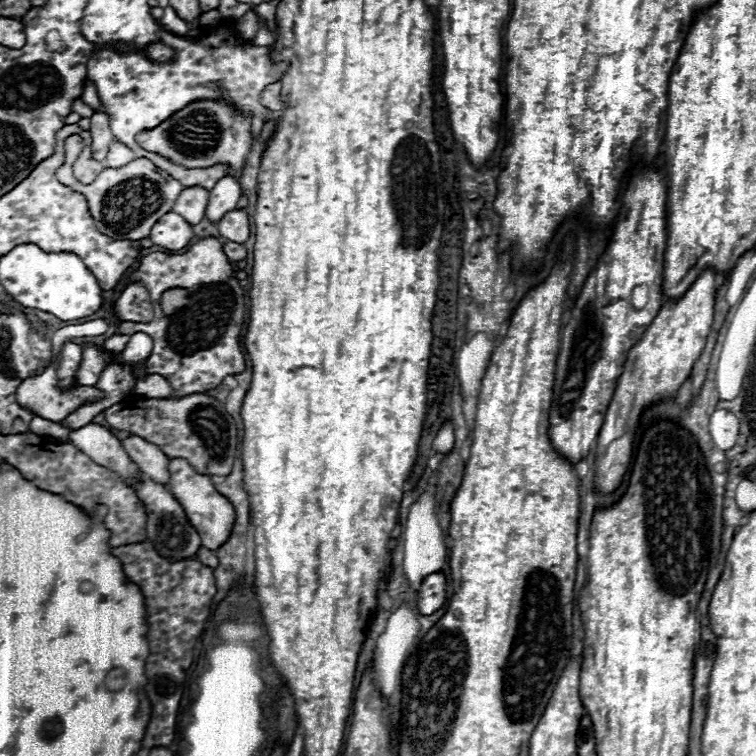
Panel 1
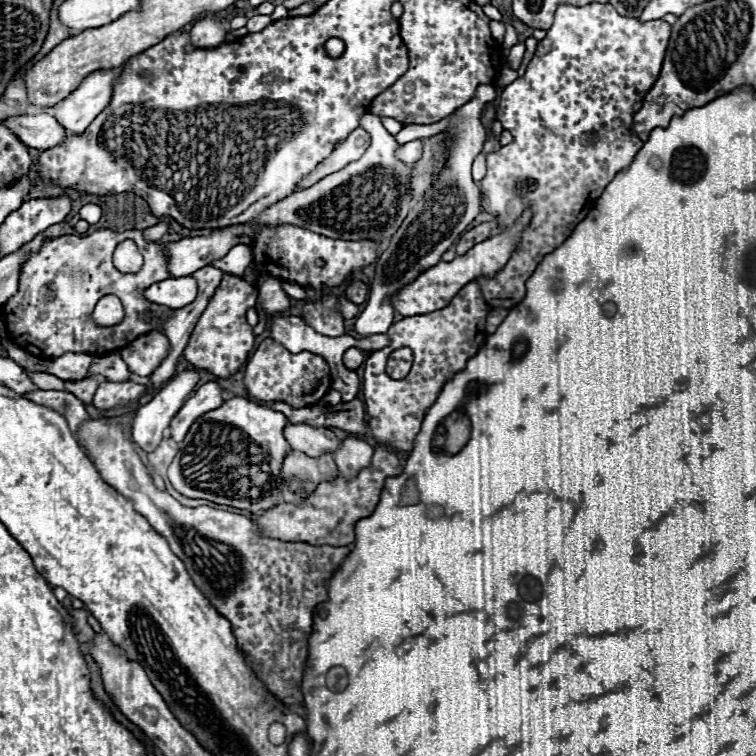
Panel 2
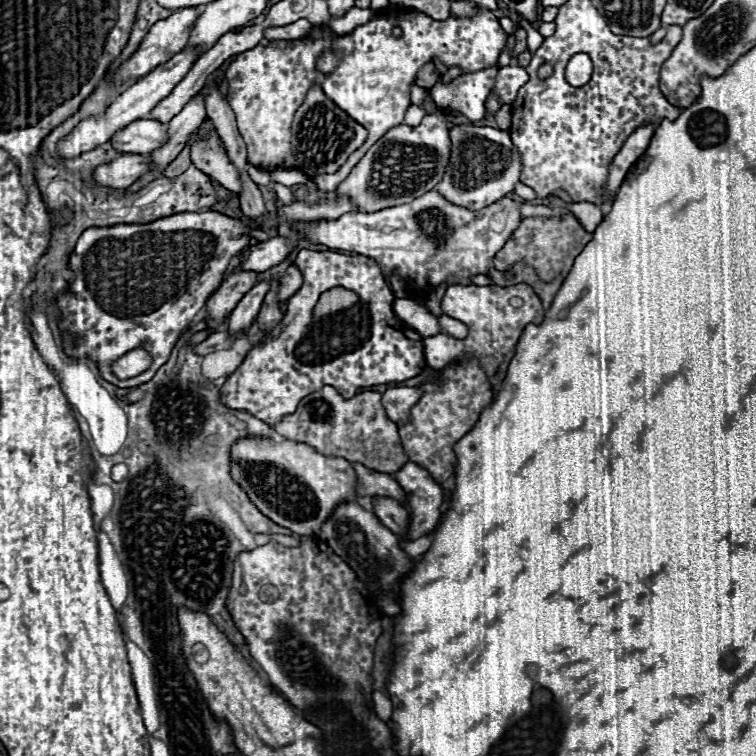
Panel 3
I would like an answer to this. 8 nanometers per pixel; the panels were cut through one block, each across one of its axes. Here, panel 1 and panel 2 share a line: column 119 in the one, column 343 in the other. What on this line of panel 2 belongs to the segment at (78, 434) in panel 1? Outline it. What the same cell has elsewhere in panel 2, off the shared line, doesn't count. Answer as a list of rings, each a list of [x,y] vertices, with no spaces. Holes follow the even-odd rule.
[[[348,436],[342,440],[342,444],[332,454],[334,454],[340,474],[344,478],[352,478],[352,476],[356,476],[356,472],[360,468],[366,468],[370,464],[372,452],[374,452],[374,448],[368,442],[364,442],[362,438]]]

